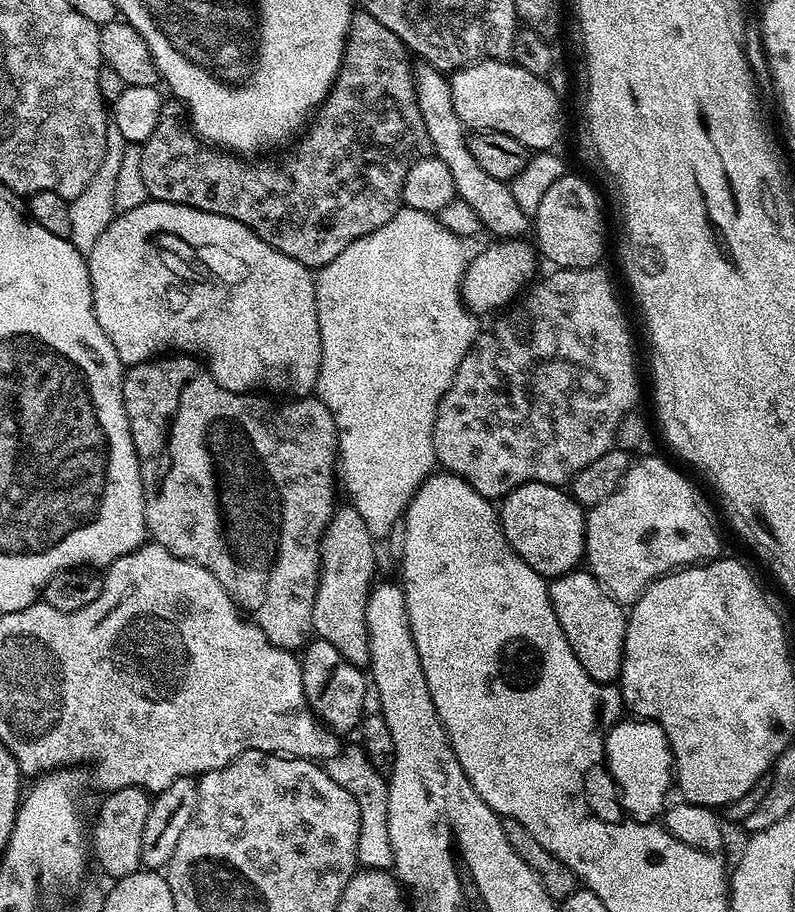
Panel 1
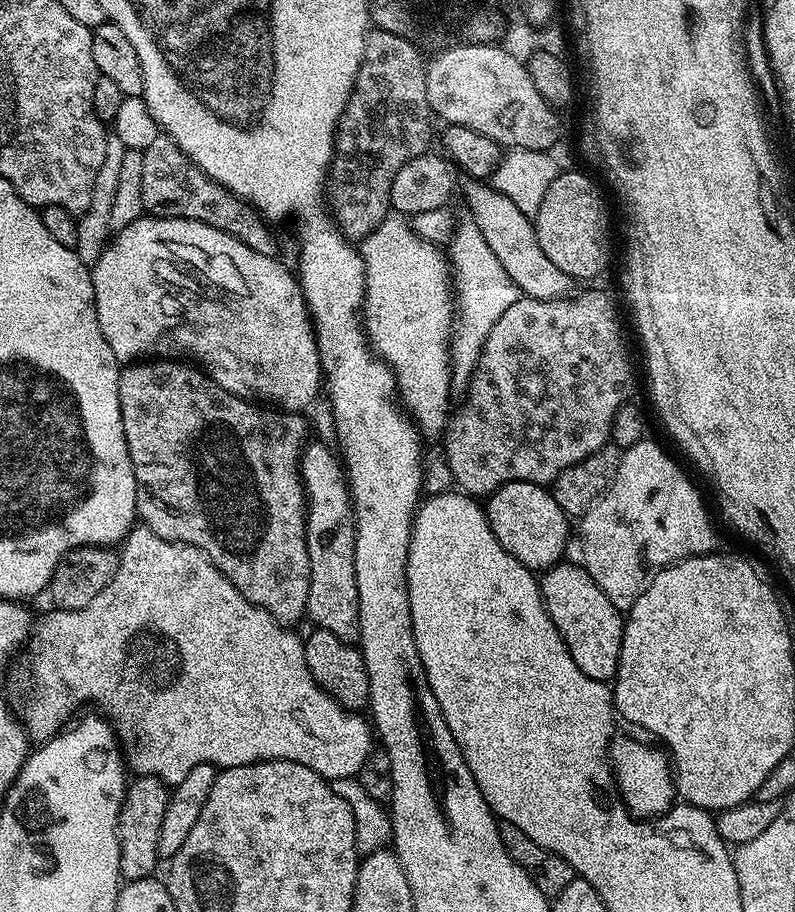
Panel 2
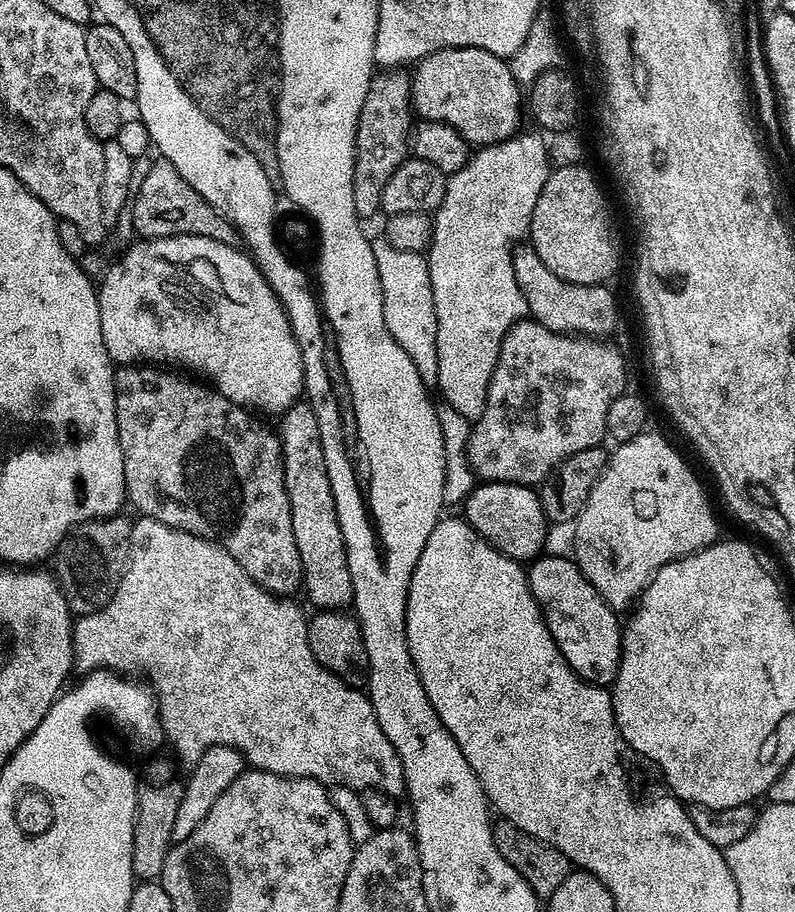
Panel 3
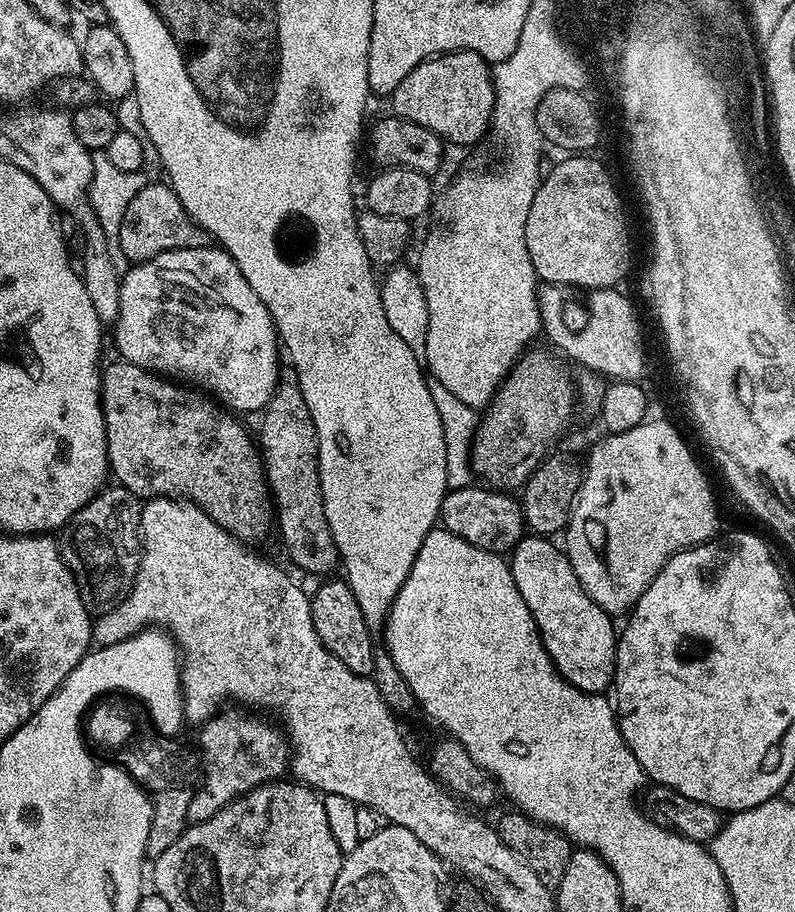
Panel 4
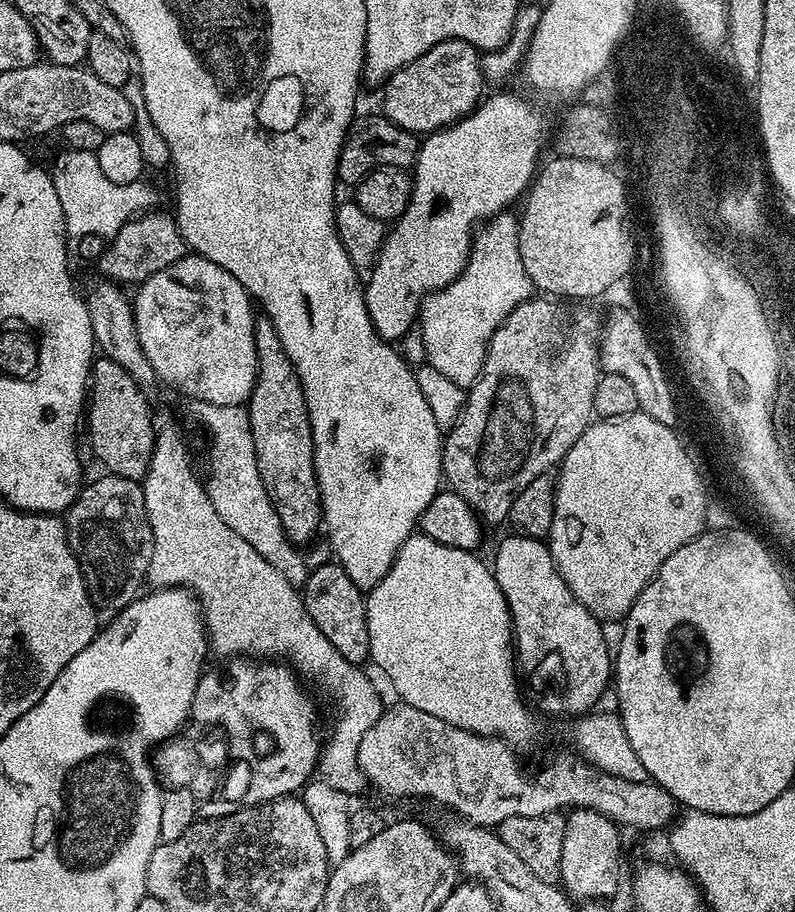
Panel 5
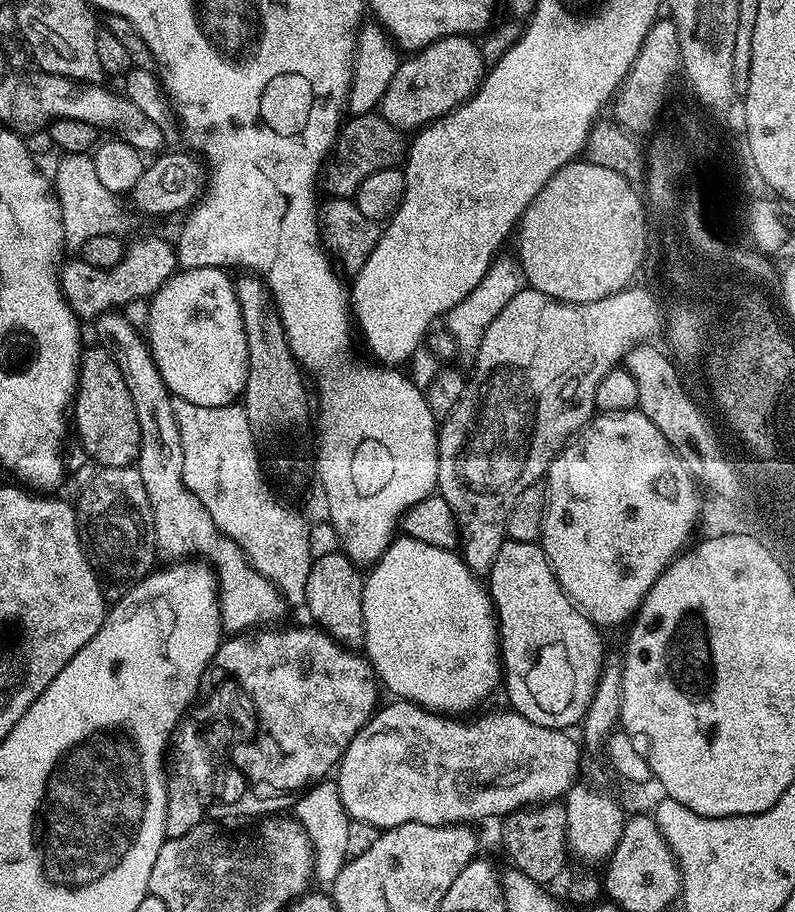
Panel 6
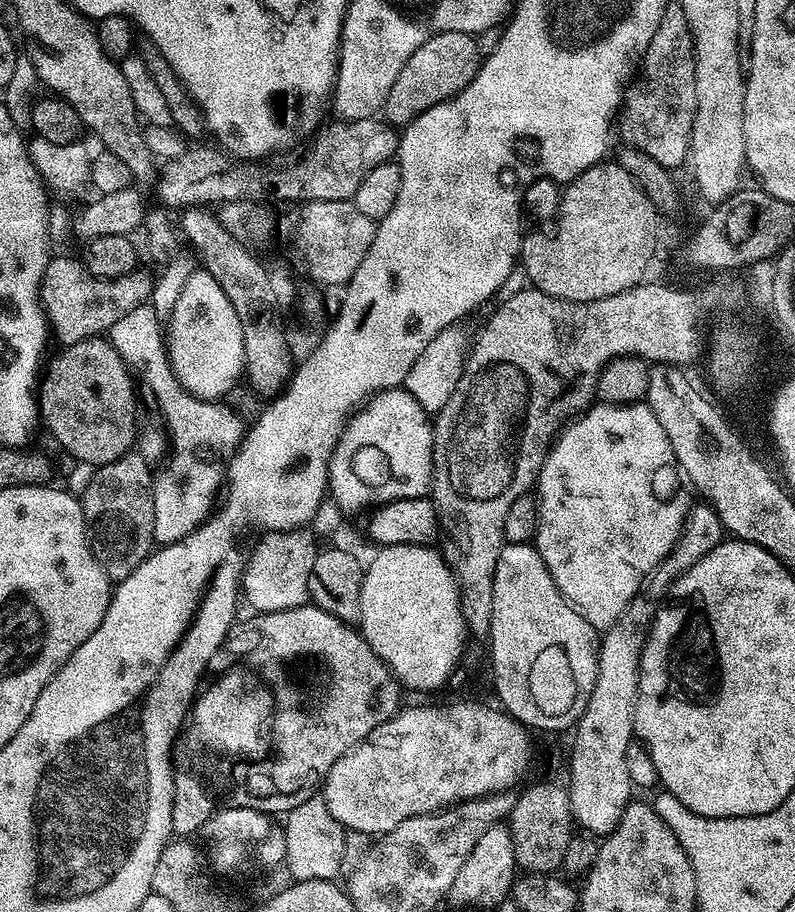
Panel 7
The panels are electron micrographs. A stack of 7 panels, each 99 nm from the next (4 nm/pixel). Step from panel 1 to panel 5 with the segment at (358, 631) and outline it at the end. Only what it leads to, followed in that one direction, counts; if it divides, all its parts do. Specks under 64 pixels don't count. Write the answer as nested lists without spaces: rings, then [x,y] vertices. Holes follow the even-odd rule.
[[[262,358],[256,370],[256,385],[246,401],[250,414],[250,430],[254,434],[258,474],[266,494],[290,538],[297,546],[305,546],[322,528],[322,509],[320,506],[320,487],[314,466],[314,438],[310,418],[306,410],[306,398],[302,394],[302,382],[294,370],[294,362],[284,362],[285,358]]]

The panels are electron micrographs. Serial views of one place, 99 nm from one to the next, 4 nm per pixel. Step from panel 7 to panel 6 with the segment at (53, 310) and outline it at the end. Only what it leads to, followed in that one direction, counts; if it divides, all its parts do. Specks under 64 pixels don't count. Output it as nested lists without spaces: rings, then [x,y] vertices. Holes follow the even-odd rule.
[[[140,240],[129,246],[128,253],[109,272],[84,260],[61,263],[58,269],[60,293],[81,321],[92,322],[104,312],[123,309],[135,299],[148,300],[171,279],[177,268],[176,249],[169,241],[167,244],[164,240]]]

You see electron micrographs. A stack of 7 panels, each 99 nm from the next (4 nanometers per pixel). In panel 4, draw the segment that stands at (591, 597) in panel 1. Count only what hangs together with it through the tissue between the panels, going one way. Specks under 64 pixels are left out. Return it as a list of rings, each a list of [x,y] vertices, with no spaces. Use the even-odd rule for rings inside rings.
[[[535,534],[525,535],[523,540],[516,543],[510,553],[514,586],[518,586],[518,594],[522,594],[522,602],[526,602],[540,631],[544,648],[562,679],[583,692],[607,693],[613,687],[616,674],[617,625],[612,625],[615,624],[613,617],[602,610],[602,606],[598,606],[590,594],[586,594],[582,582],[578,582],[578,574],[574,574],[574,566],[570,566],[567,551],[559,543],[552,543],[556,542]]]

